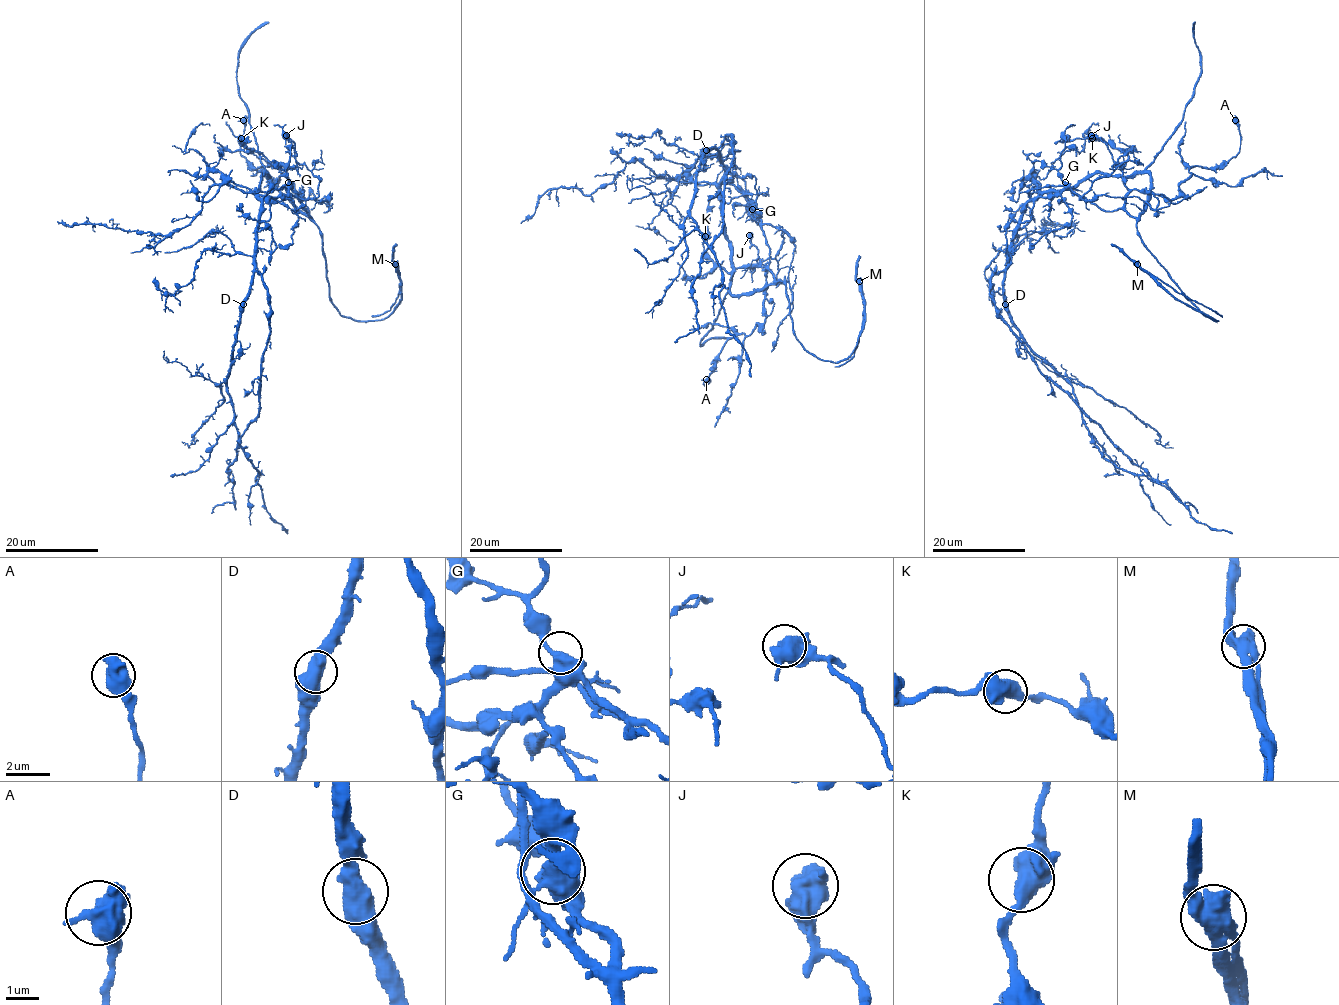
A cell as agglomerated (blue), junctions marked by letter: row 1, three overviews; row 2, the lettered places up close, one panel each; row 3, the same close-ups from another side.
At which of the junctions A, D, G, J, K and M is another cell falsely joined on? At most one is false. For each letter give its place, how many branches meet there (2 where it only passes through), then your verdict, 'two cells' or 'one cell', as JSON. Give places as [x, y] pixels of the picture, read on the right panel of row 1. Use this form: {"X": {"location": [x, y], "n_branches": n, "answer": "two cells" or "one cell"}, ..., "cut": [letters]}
{"A": {"location": [1235, 120], "n_branches": 2, "answer": "one cell"}, "D": {"location": [1005, 304], "n_branches": 2, "answer": "one cell"}, "G": {"location": [1065, 182], "n_branches": 2, "answer": "one cell"}, "J": {"location": [1091, 135], "n_branches": 2, "answer": "one cell"}, "K": {"location": [1092, 138], "n_branches": 2, "answer": "one cell"}, "M": {"location": [1137, 264], "n_branches": 2, "answer": "two cells"}, "cut": ["M"]}

